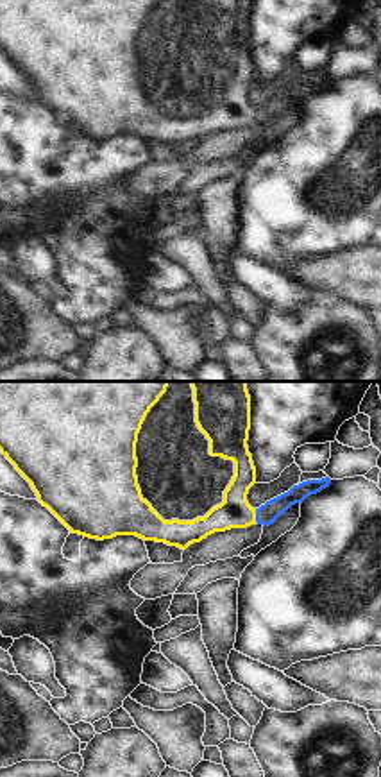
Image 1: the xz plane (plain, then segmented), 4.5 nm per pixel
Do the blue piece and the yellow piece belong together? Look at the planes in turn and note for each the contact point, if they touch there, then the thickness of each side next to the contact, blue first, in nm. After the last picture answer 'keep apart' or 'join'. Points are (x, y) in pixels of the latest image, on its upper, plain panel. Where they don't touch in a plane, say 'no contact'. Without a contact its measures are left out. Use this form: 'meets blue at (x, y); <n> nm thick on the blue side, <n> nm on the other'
meets blue at (256, 115); 90 nm thick on the blue side, 140 nm on the other

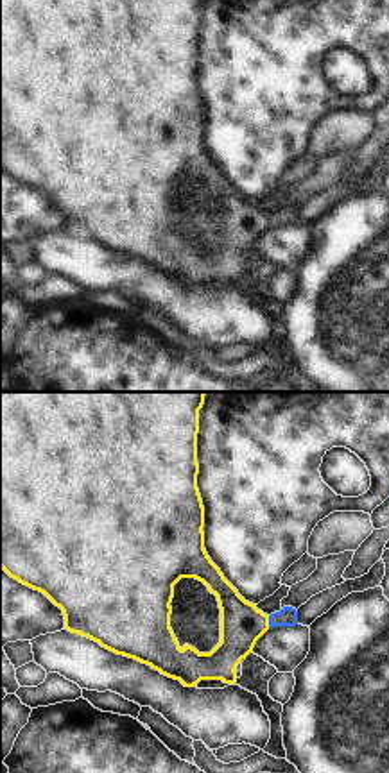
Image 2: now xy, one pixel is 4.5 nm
meets blue at (269, 220); 90 nm thick on the blue side, 190 nm on the other

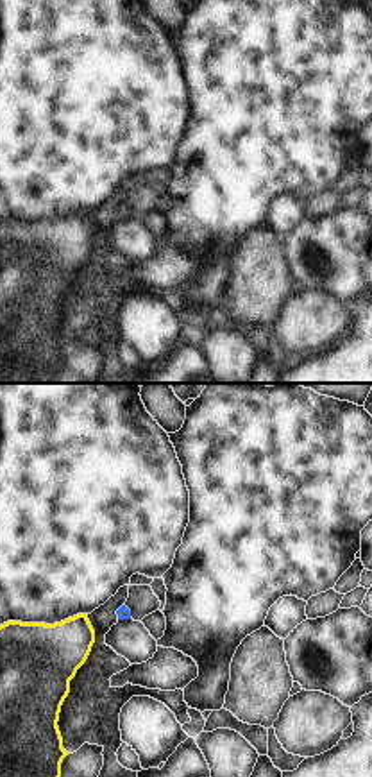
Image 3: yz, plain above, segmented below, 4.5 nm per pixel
no contact

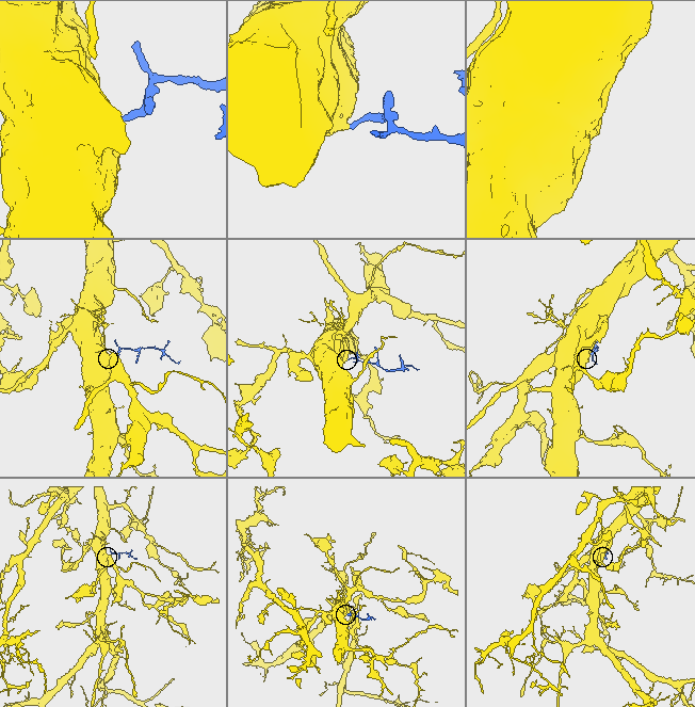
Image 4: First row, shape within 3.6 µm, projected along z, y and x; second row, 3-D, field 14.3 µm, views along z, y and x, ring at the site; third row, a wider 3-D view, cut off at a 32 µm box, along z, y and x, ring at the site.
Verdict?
join

